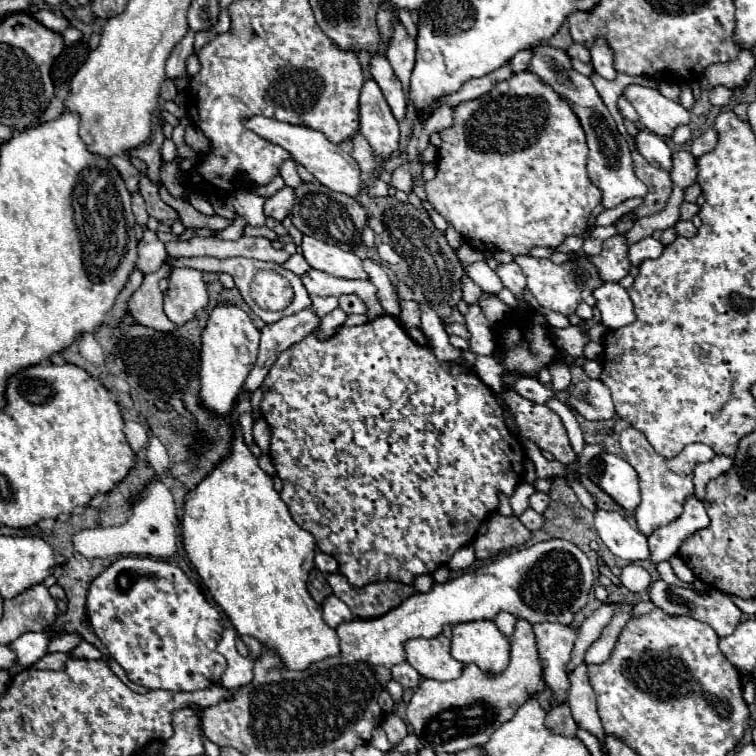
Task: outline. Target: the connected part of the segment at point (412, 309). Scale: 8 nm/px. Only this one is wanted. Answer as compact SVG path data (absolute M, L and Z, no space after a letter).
M400 301L401 306L401 324L405 328L419 328L420 329L420 316L421 310L419 306L413 301Z

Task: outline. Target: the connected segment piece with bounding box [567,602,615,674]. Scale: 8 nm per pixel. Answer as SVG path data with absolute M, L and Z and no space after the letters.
M605 602L599 610L595 610L595 612L583 622L583 626L579 628L577 640L575 640L575 648L573 648L573 652L571 652L571 664L567 664L567 674L571 674L571 672L583 662L585 650L601 636L603 628L611 622L613 610L615 610L615 604Z

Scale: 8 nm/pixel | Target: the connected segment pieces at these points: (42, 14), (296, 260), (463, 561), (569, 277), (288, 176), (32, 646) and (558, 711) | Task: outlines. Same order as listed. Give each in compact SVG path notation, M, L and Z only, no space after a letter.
M39 10L39 12L35 14L35 18L37 18L39 22L43 22L47 28L55 30L55 32L63 32L65 28L69 28L69 20L55 16L51 10Z
M293 254L293 256L291 256L291 260L289 260L289 262L285 262L283 266L285 266L285 268L289 268L291 272L299 274L299 276L301 276L303 272L309 272L309 270L311 270L311 266L307 264L307 260L305 260L301 254Z
M467 544L467 546L459 548L459 550L453 554L453 558L451 558L451 562L447 564L447 568L449 568L449 570L465 570L465 568L469 568L473 562L475 562L475 552L473 552L473 546Z
M581 254L563 264L553 264L547 258L515 256L515 262L521 266L523 274L527 276L527 290L535 296L539 306L549 308L553 312L561 312L565 316L571 316L571 314L575 314L575 310L581 302L585 302L589 306L597 304L597 300L593 298L593 290L603 286L603 280L599 278L599 272L597 272L595 264L591 264L589 256Z
M288 159L284 161L283 164L281 164L281 168L279 168L279 174L283 176L285 184L292 188L297 188L303 183L298 175L296 167L297 164L292 159Z
M27 632L21 638L17 638L11 644L11 650L17 654L17 662L21 666L31 666L35 664L39 658L43 658L47 654L47 644L49 644L49 636L43 632Z
M561 704L561 706L555 706L547 716L545 716L545 726L551 728L553 732L557 734L563 734L563 736L575 736L577 732L577 724L571 716L571 710L567 704Z

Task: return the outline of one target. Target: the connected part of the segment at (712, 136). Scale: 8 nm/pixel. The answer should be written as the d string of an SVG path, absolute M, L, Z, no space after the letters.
M709 128L691 142L691 154L693 156L707 154L707 152L711 152L715 148L715 144L717 144L717 132L713 128Z

